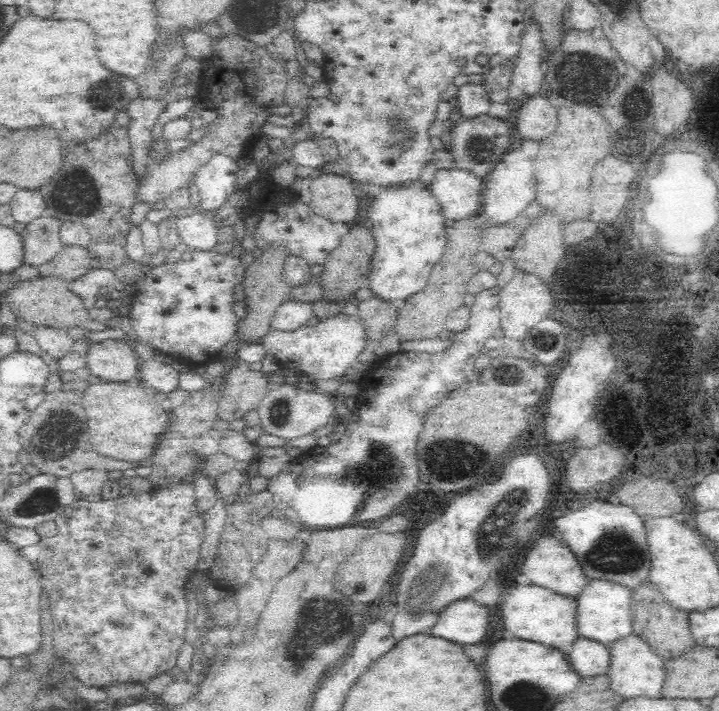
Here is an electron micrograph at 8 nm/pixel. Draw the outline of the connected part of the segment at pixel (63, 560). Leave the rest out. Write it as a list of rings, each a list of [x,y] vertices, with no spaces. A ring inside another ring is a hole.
[[[179,483],[156,490],[154,494],[125,491],[120,497],[108,502],[87,502],[85,499],[76,499],[73,504],[67,506],[55,518],[58,530],[54,536],[41,538],[39,545],[41,551],[36,561],[40,566],[42,580],[46,580],[50,586],[50,614],[53,621],[53,632],[51,638],[56,649],[56,656],[64,661],[73,673],[88,686],[104,686],[112,682],[137,682],[143,683],[158,674],[173,672],[180,648],[183,646],[187,626],[186,610],[187,603],[184,599],[184,584],[188,576],[194,570],[194,564],[198,562],[198,548],[204,540],[203,515],[196,509],[196,500],[193,485],[190,483]]]

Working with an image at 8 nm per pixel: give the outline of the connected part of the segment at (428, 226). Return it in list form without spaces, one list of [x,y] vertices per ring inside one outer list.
[[[419,177],[382,184],[374,188],[373,196],[365,197],[365,202],[367,218],[362,223],[369,227],[375,241],[368,287],[388,300],[402,300],[422,290],[428,284],[430,270],[446,248],[446,218],[429,185]]]

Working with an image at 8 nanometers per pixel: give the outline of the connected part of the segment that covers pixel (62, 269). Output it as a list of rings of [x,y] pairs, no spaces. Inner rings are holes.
[[[64,245],[52,260],[38,267],[40,276],[60,277],[67,282],[84,276],[92,268],[89,248],[73,245]]]

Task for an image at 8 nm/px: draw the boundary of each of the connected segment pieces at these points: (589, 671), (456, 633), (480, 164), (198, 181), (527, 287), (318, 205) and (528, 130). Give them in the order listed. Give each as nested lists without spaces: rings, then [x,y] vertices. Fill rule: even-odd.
[[[578,636],[566,652],[572,670],[581,677],[598,676],[606,672],[609,647],[598,641]]]
[[[470,597],[447,604],[438,614],[436,624],[430,627],[430,634],[456,644],[478,644],[488,628],[488,608],[478,605]]]
[[[488,113],[461,117],[453,122],[447,131],[451,134],[451,141],[447,147],[454,156],[455,165],[473,172],[479,178],[486,178],[494,164],[500,160],[500,156],[509,148],[509,124]]]
[[[216,155],[195,174],[191,189],[200,197],[199,212],[208,215],[226,202],[234,191],[234,174],[239,166],[240,162],[228,156]]]
[[[516,270],[514,276],[508,280],[508,284],[500,292],[499,313],[502,316],[501,334],[505,334],[505,337],[508,336],[508,338],[521,341],[526,336],[526,332],[532,326],[536,326],[548,314],[548,310],[552,306],[554,306],[554,296],[552,296],[548,284],[544,280],[540,280],[538,274]]]
[[[313,175],[309,188],[309,205],[314,212],[333,223],[344,222],[352,226],[359,222],[362,195],[360,187],[348,175]]]
[[[544,96],[526,97],[526,102],[521,102],[520,110],[516,110],[516,132],[522,138],[542,140],[554,130],[556,124],[556,110]]]

